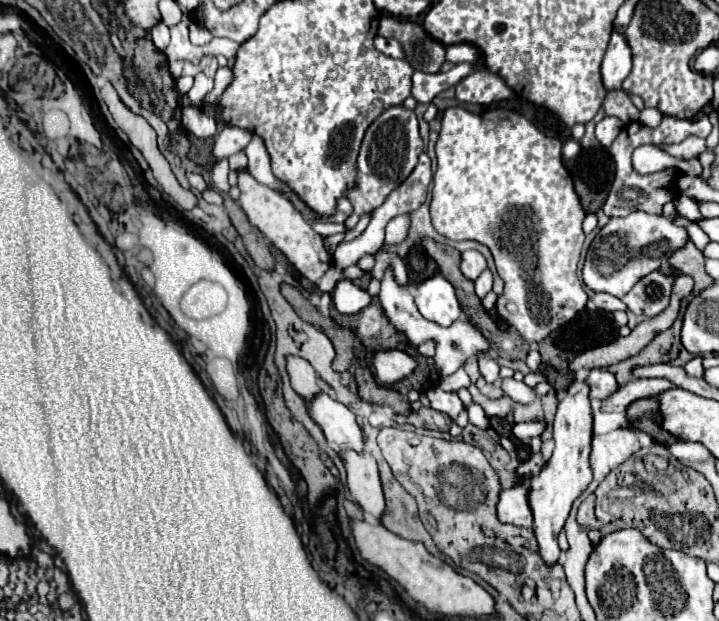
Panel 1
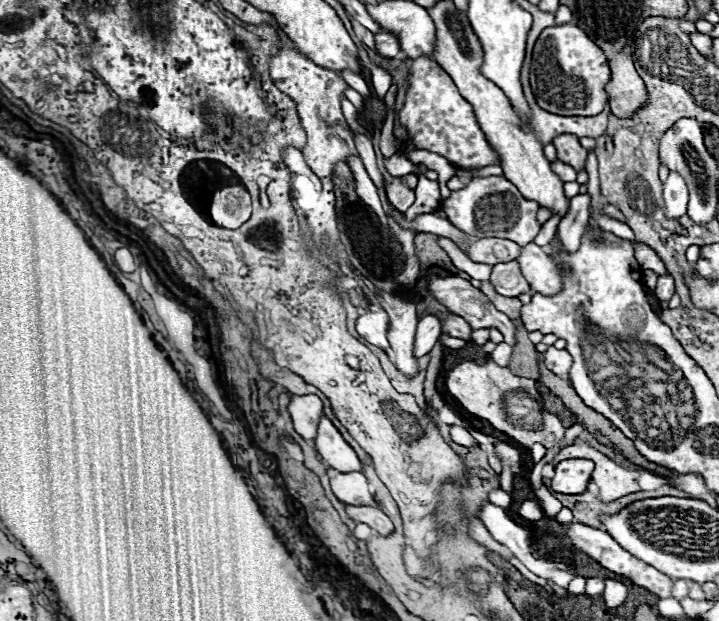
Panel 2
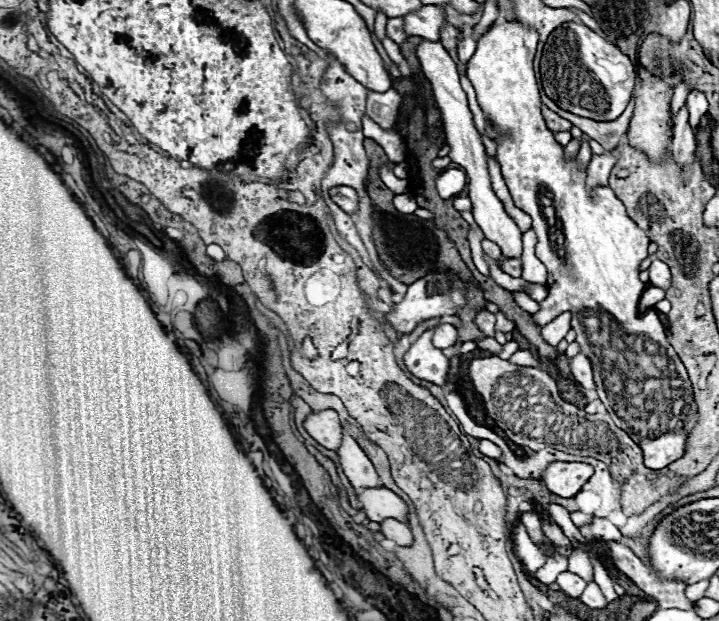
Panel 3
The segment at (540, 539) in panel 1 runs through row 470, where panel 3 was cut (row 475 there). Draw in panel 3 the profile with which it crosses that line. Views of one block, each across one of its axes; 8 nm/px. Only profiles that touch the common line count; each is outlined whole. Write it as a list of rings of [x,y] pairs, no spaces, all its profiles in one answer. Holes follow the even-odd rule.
[[[550,462],[540,476],[540,482],[556,496],[572,498],[590,480],[592,466],[582,462]]]

